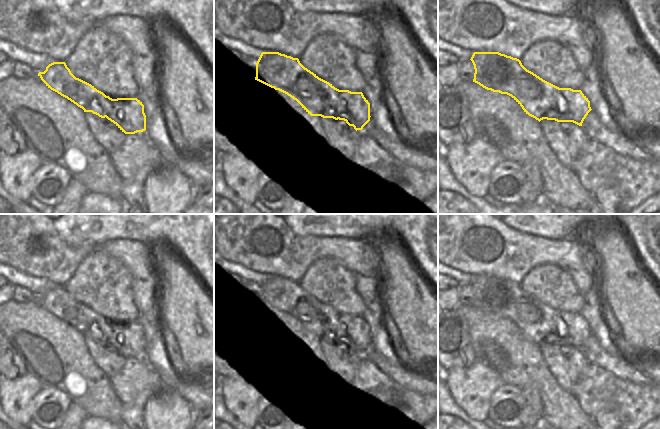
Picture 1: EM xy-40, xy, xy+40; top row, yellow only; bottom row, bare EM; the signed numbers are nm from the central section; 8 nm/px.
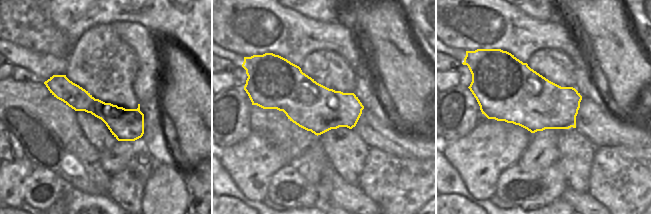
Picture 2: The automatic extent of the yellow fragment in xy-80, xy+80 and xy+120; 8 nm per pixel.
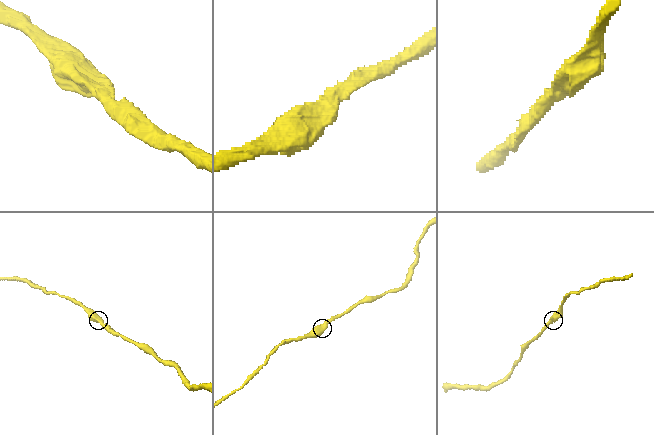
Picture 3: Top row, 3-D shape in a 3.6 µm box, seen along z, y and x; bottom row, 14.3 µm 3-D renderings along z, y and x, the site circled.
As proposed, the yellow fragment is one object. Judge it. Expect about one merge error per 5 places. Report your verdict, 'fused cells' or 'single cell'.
single cell

